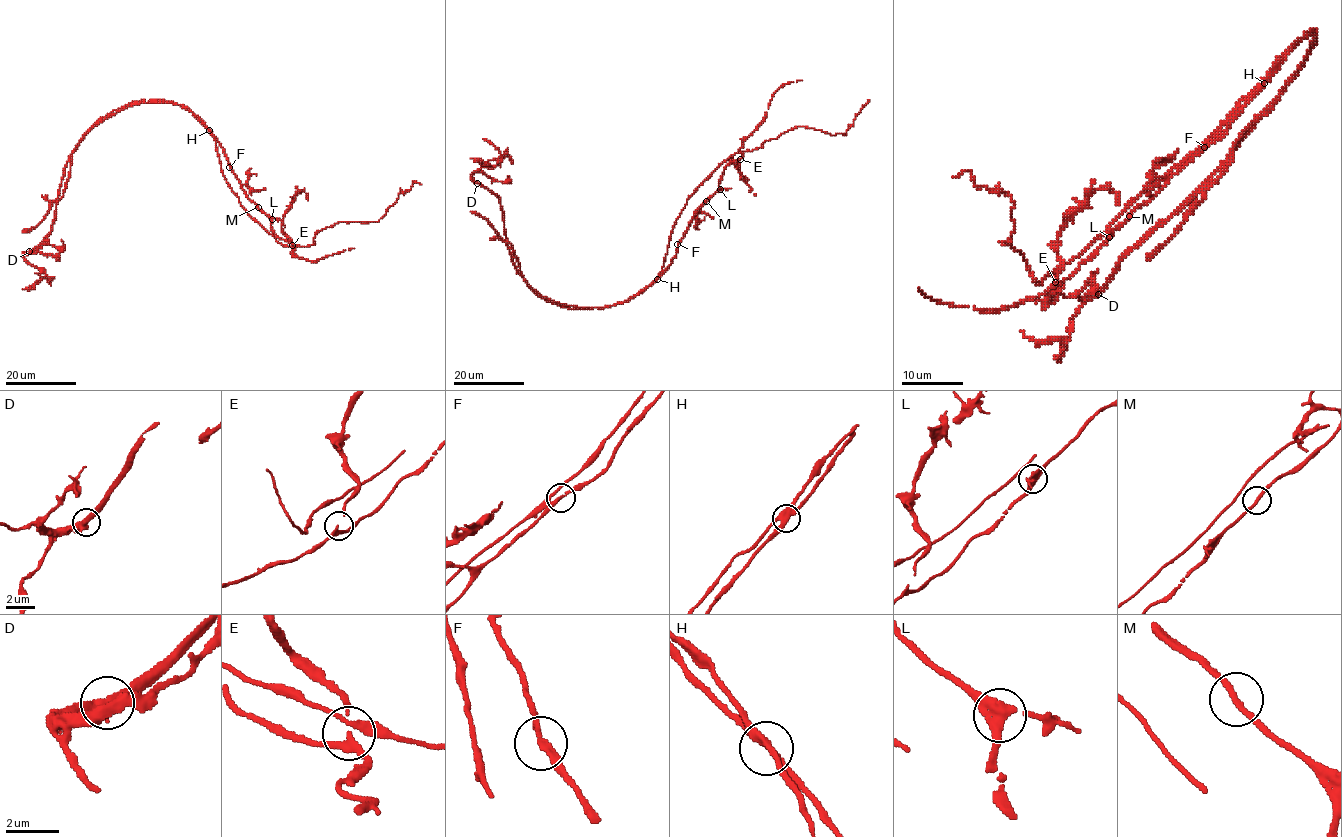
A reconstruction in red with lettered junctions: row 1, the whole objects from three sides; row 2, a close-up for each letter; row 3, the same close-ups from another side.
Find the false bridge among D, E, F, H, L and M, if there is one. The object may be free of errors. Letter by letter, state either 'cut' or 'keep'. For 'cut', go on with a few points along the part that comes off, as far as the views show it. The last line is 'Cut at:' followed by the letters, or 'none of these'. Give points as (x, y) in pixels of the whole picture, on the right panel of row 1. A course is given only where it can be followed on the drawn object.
D: keep
E: keep
F: keep
H: cut; foreign part runs (1263, 84), (1220, 137), (1202, 148), (1061, 284), (1001, 310), (952, 305), (927, 296), (918, 287)
L: keep
M: keep
Cut at: H

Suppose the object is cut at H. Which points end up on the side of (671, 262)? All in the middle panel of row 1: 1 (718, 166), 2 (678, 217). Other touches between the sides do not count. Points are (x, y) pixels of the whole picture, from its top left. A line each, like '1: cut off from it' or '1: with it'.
1: cut off from it
2: cut off from it

